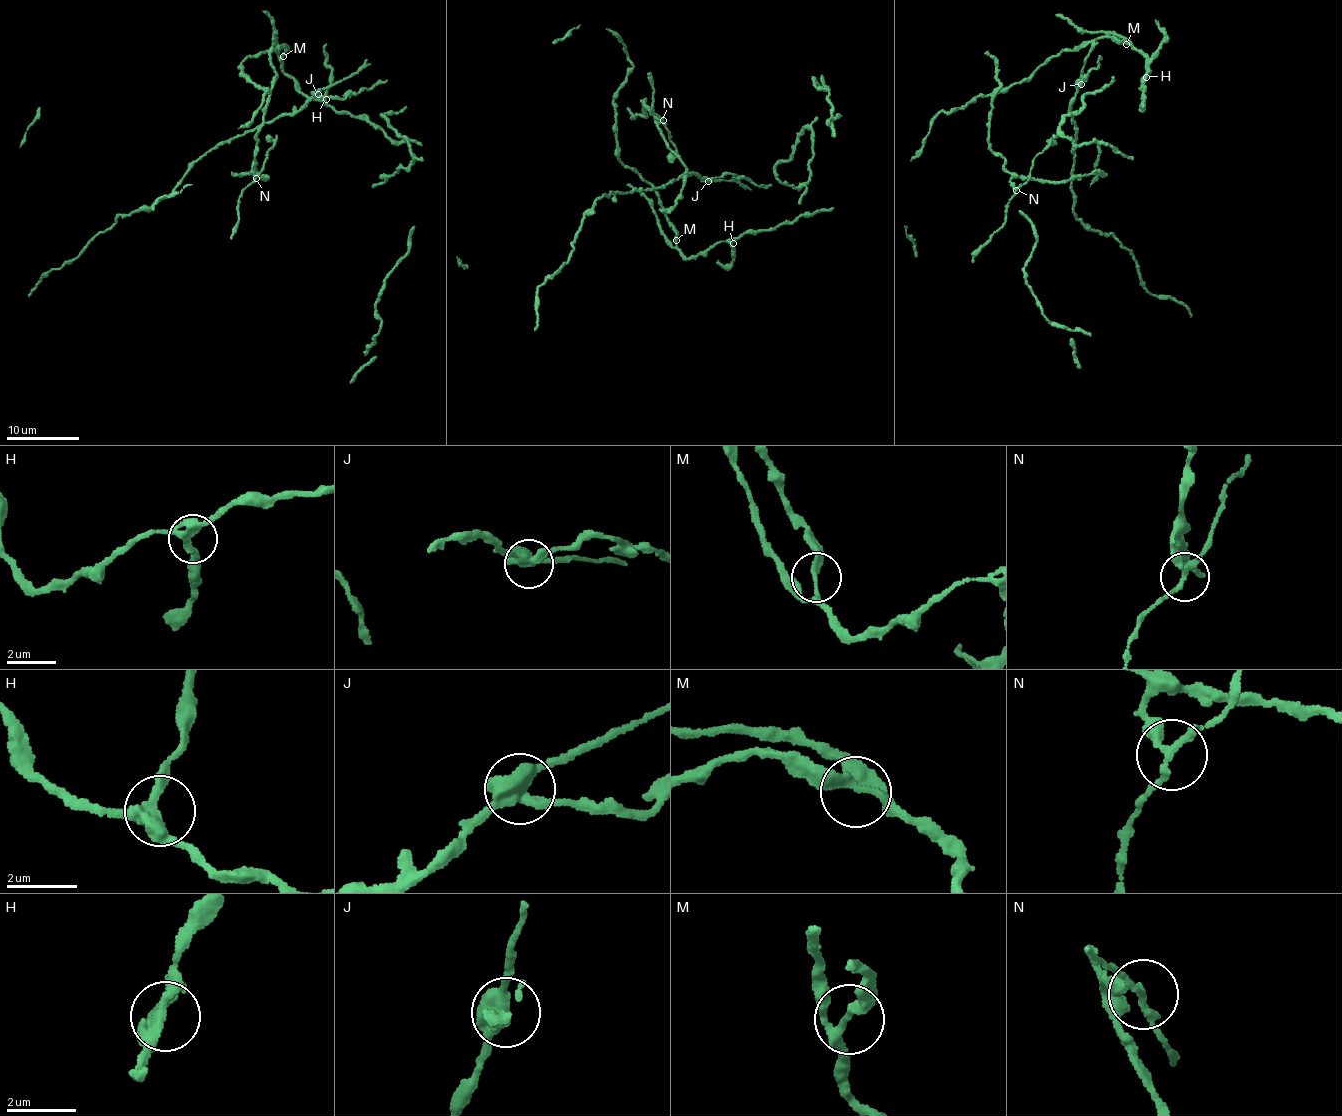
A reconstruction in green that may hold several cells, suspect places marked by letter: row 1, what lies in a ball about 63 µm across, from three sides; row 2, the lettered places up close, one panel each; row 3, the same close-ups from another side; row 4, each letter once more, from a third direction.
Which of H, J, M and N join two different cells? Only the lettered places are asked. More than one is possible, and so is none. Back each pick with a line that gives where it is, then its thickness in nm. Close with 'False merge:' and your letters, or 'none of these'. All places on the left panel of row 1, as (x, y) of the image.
J: (318, 94) | 440 nm
N: (256, 178) | 200 nm
False merge: J, N

